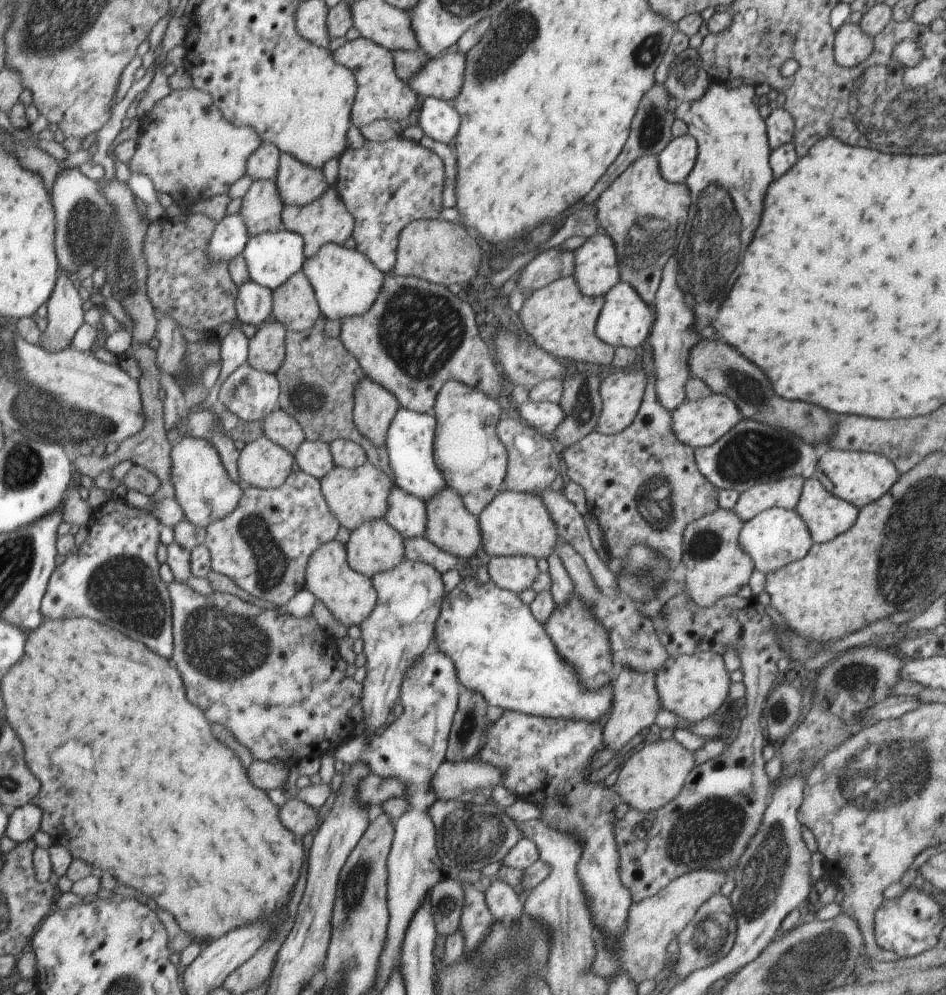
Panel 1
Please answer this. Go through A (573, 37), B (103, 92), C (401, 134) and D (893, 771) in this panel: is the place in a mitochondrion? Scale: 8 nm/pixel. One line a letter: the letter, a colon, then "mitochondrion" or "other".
A: other
B: other
C: other
D: mitochondrion

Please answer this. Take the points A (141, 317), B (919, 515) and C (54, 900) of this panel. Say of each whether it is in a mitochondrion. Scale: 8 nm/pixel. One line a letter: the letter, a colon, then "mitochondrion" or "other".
A: other
B: mitochondrion
C: other

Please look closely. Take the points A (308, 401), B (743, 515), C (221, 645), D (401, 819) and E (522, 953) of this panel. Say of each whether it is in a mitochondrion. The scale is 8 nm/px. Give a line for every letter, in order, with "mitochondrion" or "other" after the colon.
A: mitochondrion
B: other
C: mitochondrion
D: other
E: mitochondrion

